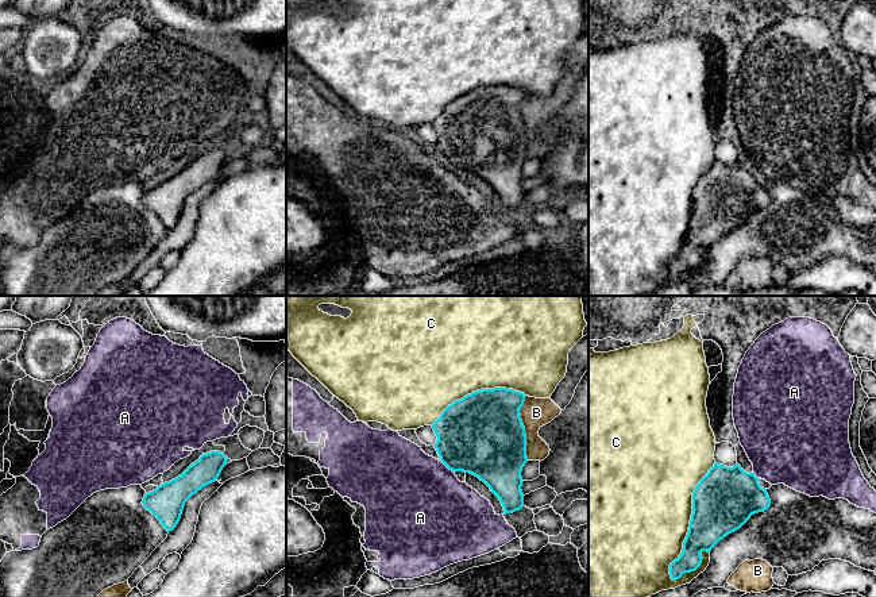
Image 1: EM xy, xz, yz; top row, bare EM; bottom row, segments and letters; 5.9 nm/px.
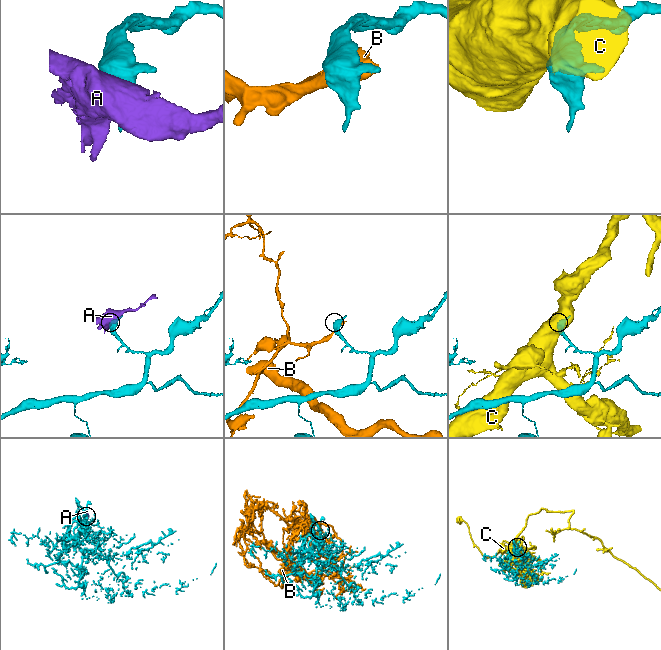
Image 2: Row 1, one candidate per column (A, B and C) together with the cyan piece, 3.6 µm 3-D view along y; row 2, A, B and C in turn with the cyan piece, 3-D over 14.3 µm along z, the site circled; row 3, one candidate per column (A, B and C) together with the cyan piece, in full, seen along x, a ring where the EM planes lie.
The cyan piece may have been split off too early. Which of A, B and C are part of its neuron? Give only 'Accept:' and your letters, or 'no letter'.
Accept: no letter

